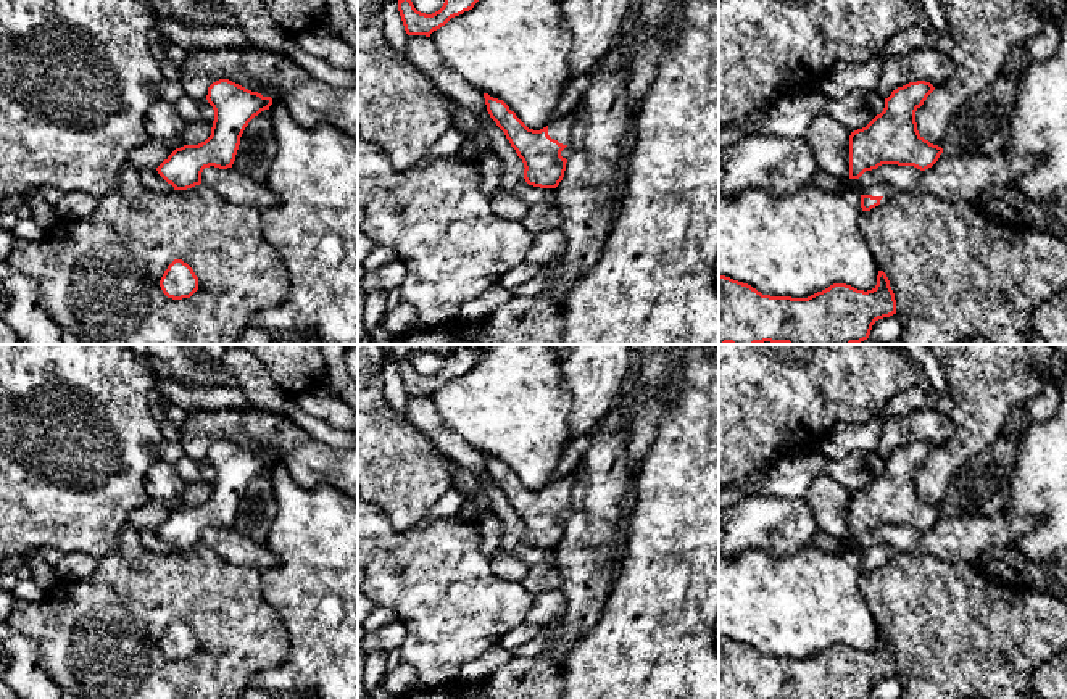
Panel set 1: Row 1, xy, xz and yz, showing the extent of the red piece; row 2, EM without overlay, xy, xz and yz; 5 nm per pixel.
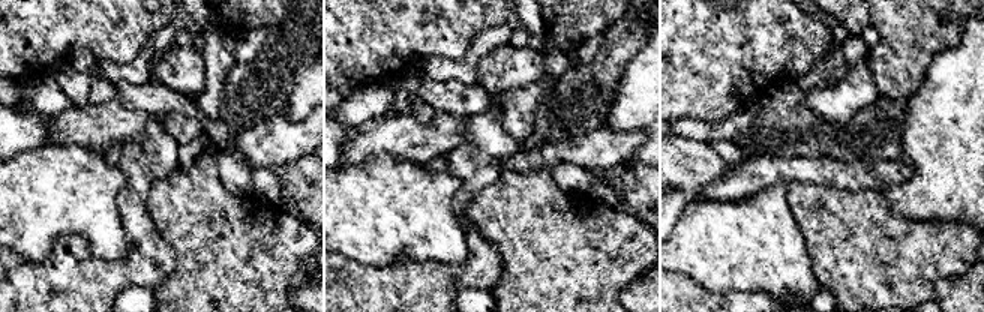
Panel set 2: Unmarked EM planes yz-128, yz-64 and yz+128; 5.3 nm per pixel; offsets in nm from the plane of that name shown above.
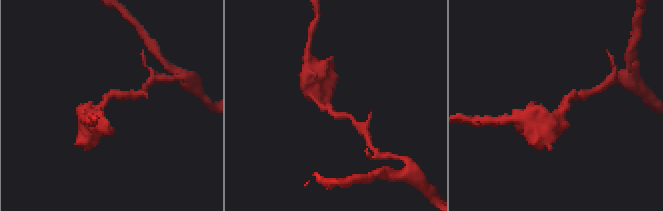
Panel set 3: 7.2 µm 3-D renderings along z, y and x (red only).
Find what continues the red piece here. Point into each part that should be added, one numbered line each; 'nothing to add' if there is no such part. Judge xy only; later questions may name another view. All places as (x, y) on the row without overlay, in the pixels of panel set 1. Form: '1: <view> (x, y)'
nothing to add

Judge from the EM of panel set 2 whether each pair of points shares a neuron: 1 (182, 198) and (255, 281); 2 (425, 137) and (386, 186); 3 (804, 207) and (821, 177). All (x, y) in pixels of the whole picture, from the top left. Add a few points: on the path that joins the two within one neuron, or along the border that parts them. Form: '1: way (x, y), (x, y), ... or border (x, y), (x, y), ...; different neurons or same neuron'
1: way (200, 219), (236, 255), (236, 260); same neuron
2: border (371, 158), (387, 153), (393, 159), (423, 164); different neurons
3: border (788, 183), (810, 182), (851, 191); different neurons

